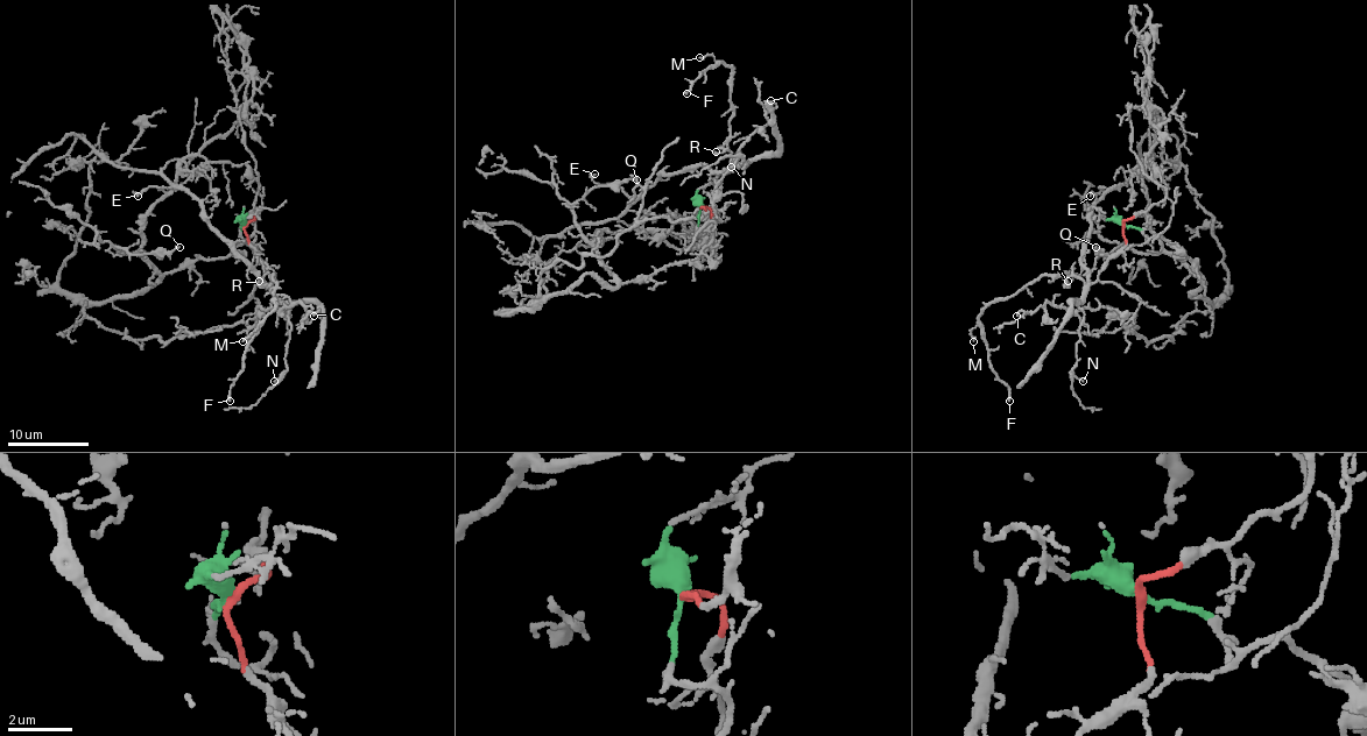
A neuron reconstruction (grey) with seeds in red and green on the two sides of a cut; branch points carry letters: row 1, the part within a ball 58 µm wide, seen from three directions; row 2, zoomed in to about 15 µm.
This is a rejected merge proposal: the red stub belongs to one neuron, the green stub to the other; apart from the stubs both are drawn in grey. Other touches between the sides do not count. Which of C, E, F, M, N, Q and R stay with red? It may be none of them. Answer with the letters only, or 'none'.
E, F, M, N, R

